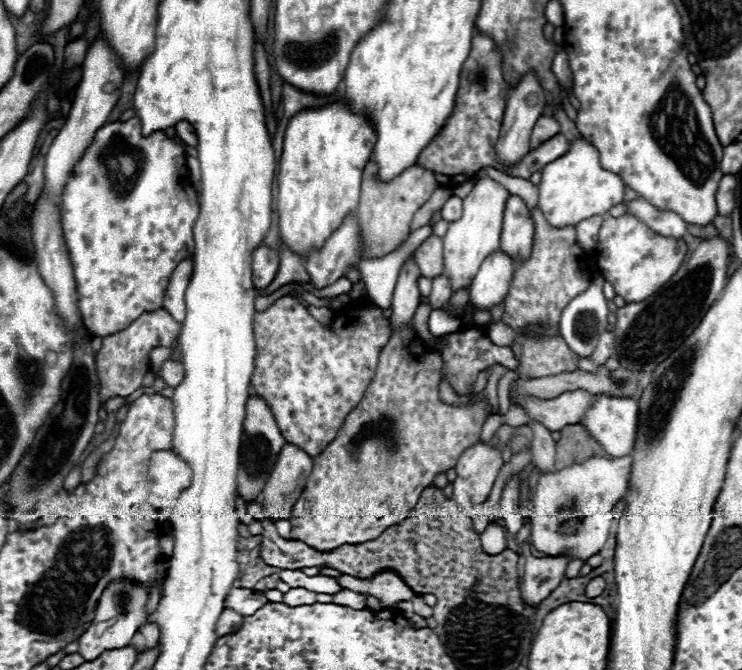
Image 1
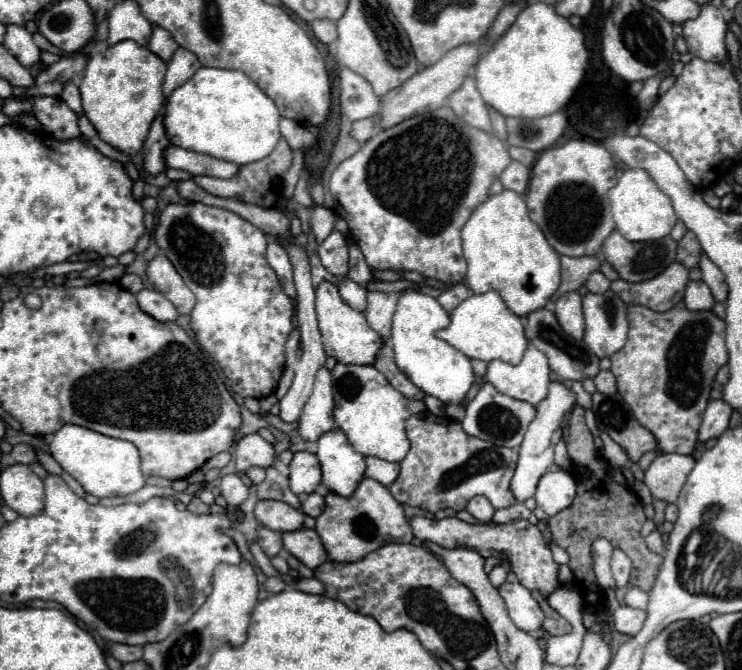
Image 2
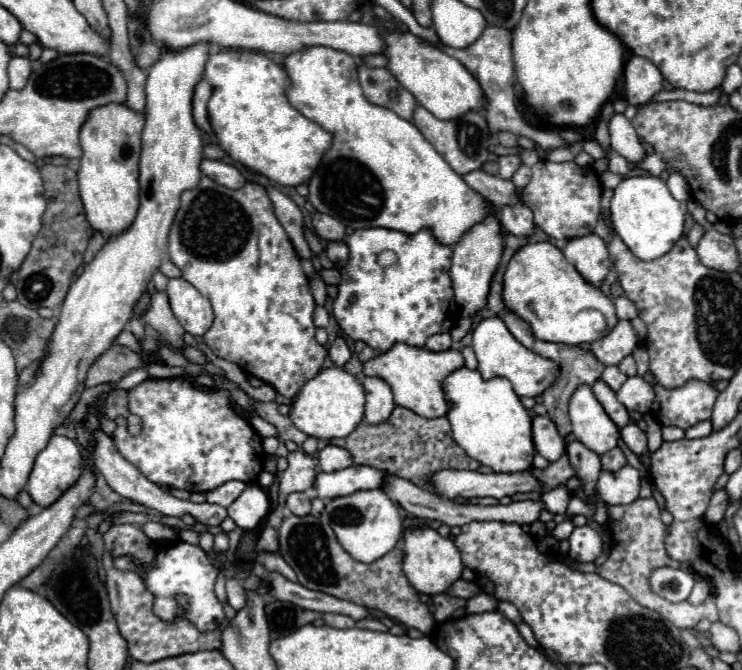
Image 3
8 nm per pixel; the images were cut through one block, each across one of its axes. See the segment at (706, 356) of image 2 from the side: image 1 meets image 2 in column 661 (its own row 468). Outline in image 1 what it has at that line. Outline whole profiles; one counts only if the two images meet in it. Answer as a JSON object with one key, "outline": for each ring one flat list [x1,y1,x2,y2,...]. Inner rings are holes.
{"outline":[[406,328,388,340,380,350,376,374,370,380,362,402,346,416,336,438,312,460,312,474,288,518,292,524,292,540,300,540,320,552,334,550,340,544,374,540,386,528,400,524,418,504,422,490,432,484,434,476,454,468,460,452,476,444,484,424,486,400,478,406,472,402,470,406,444,404,438,396,442,366,442,358,424,346,414,328]]}

